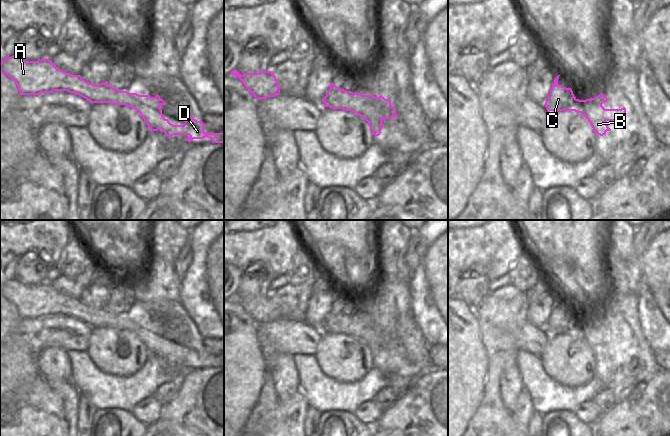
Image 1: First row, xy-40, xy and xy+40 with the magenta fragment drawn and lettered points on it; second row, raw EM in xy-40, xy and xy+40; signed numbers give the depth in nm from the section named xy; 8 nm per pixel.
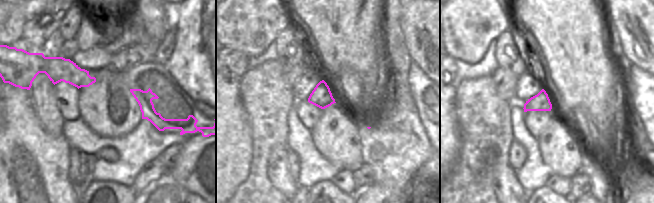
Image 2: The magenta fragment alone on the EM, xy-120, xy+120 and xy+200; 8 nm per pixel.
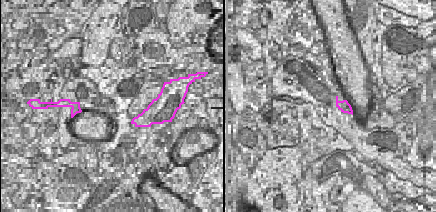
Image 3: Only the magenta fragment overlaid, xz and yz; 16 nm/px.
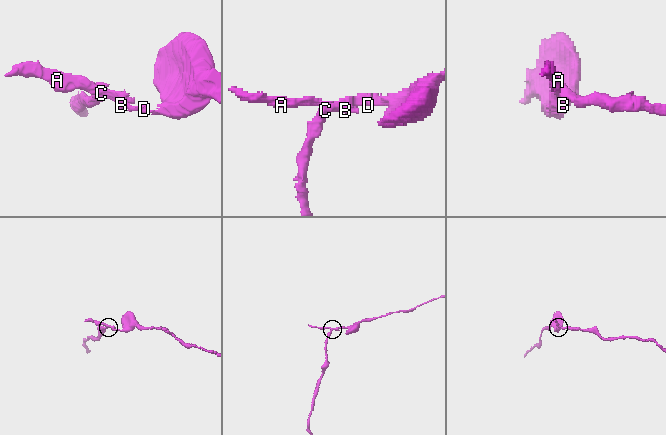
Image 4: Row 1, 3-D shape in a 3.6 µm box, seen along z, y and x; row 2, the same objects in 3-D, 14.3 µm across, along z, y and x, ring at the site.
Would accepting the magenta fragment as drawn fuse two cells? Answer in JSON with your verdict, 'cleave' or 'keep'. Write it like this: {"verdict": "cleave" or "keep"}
{"verdict": "cleave"}

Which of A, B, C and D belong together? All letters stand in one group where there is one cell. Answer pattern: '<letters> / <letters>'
A B D / C

